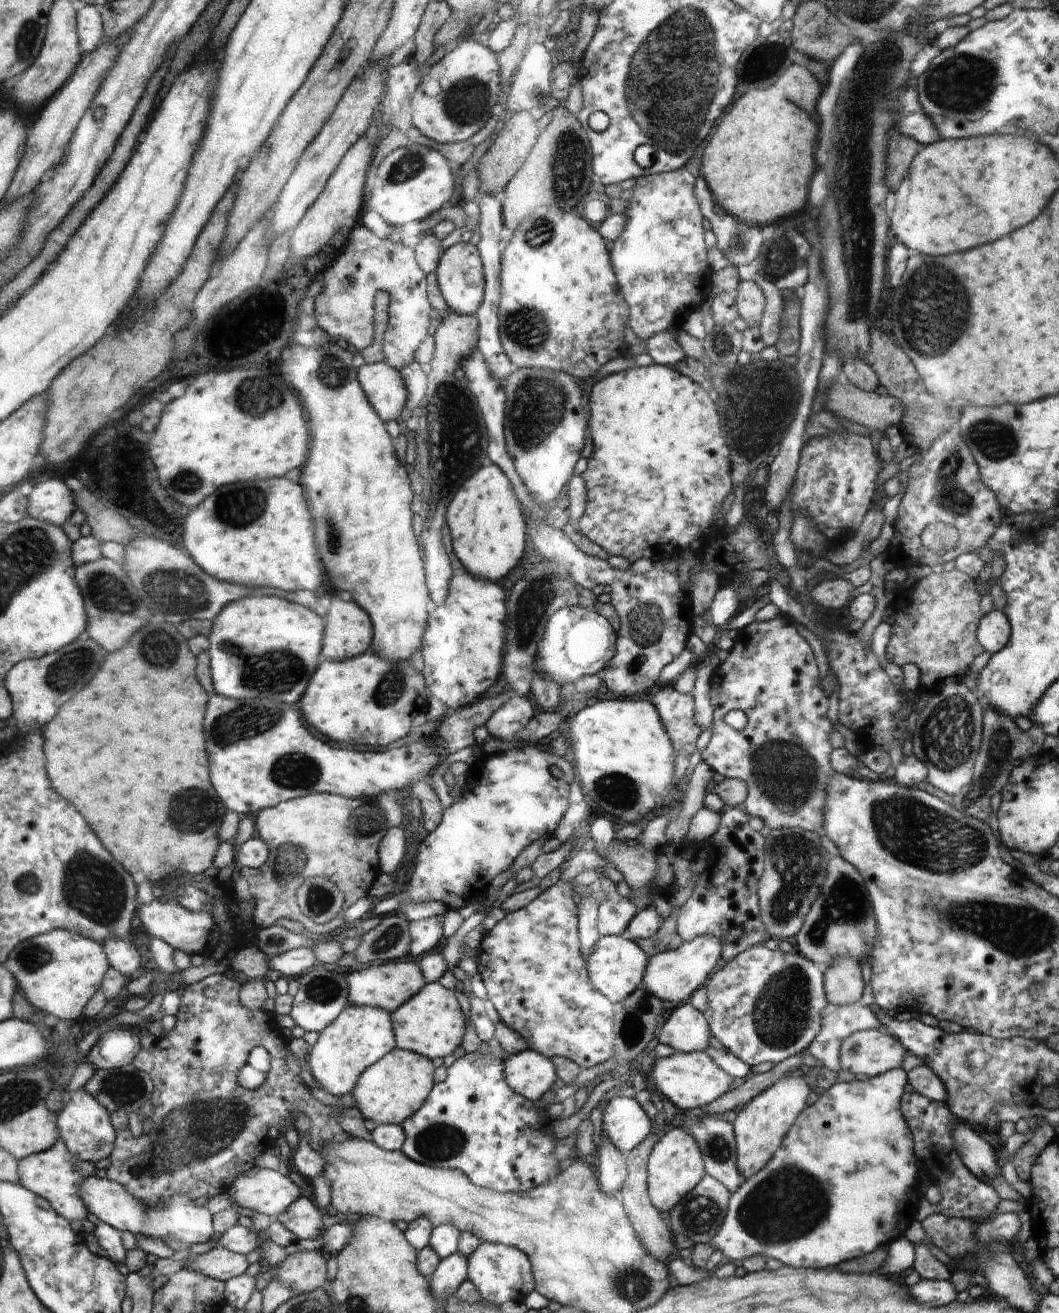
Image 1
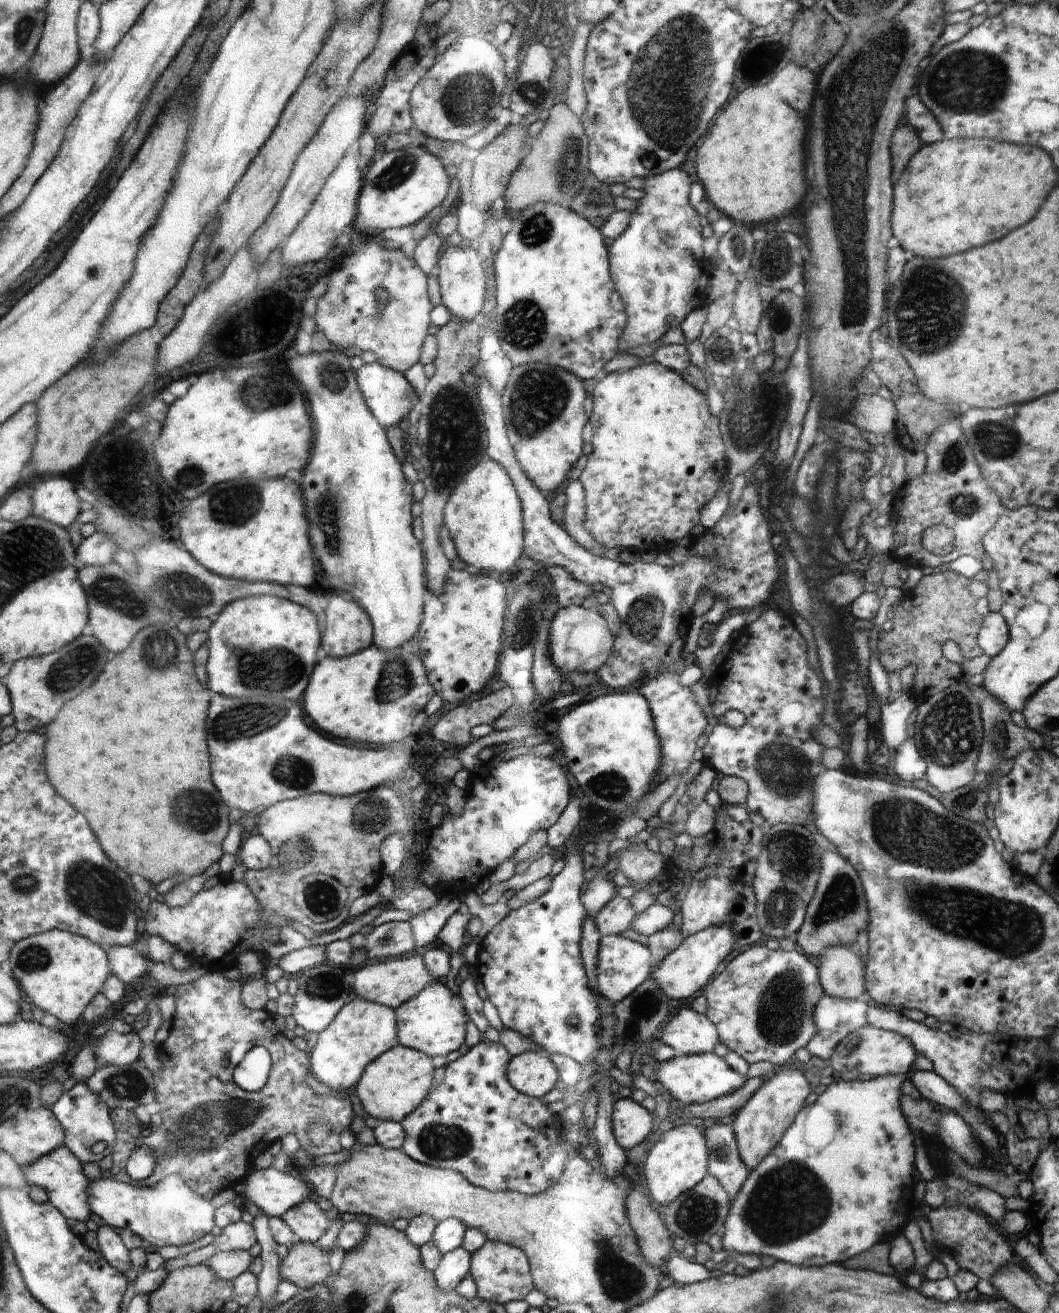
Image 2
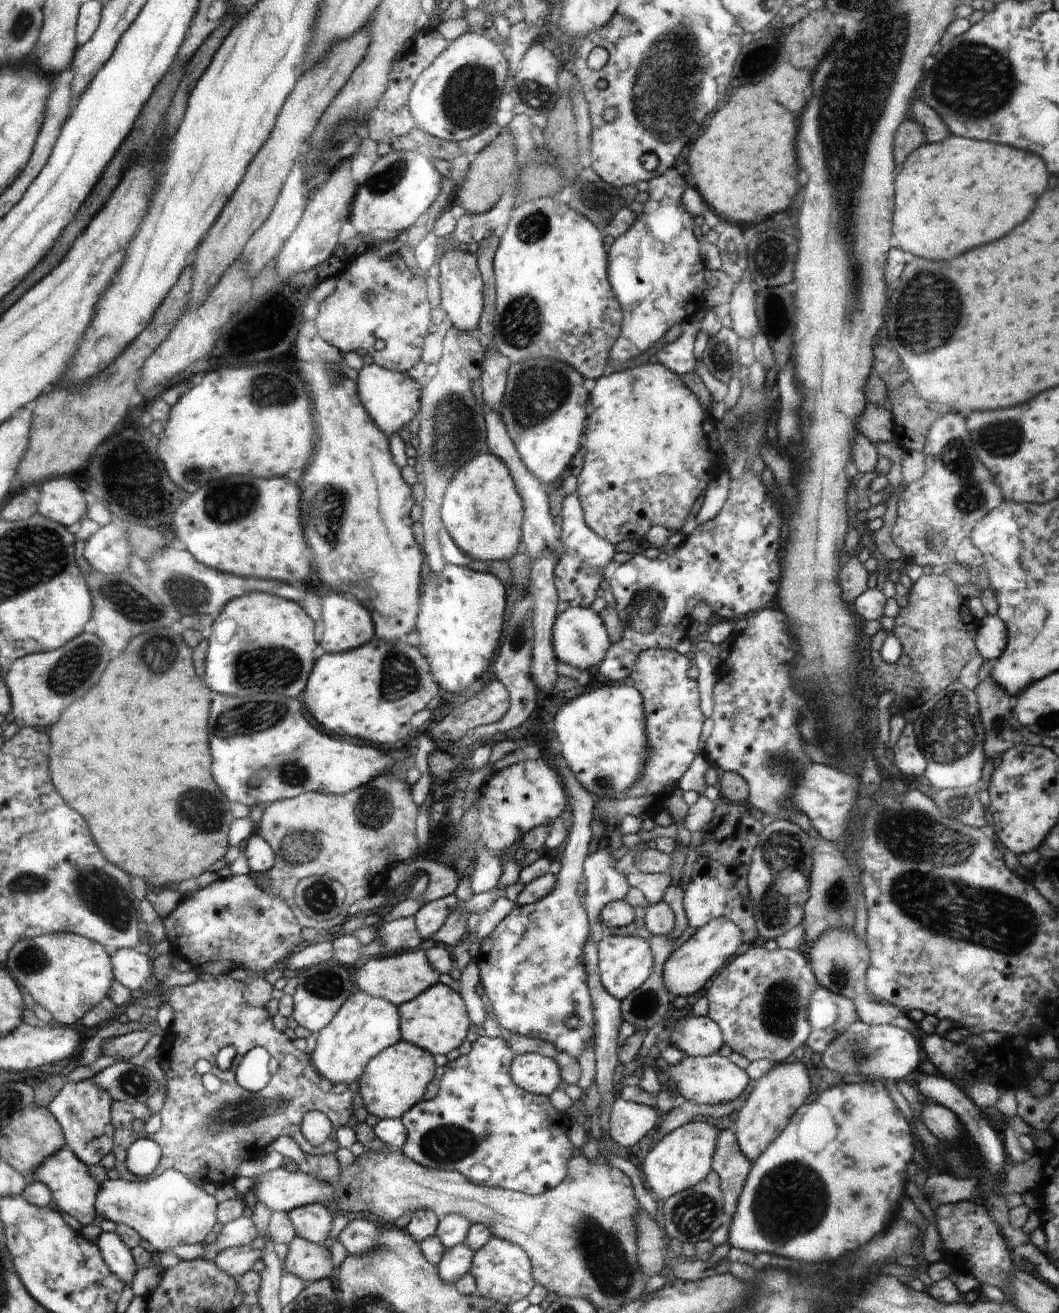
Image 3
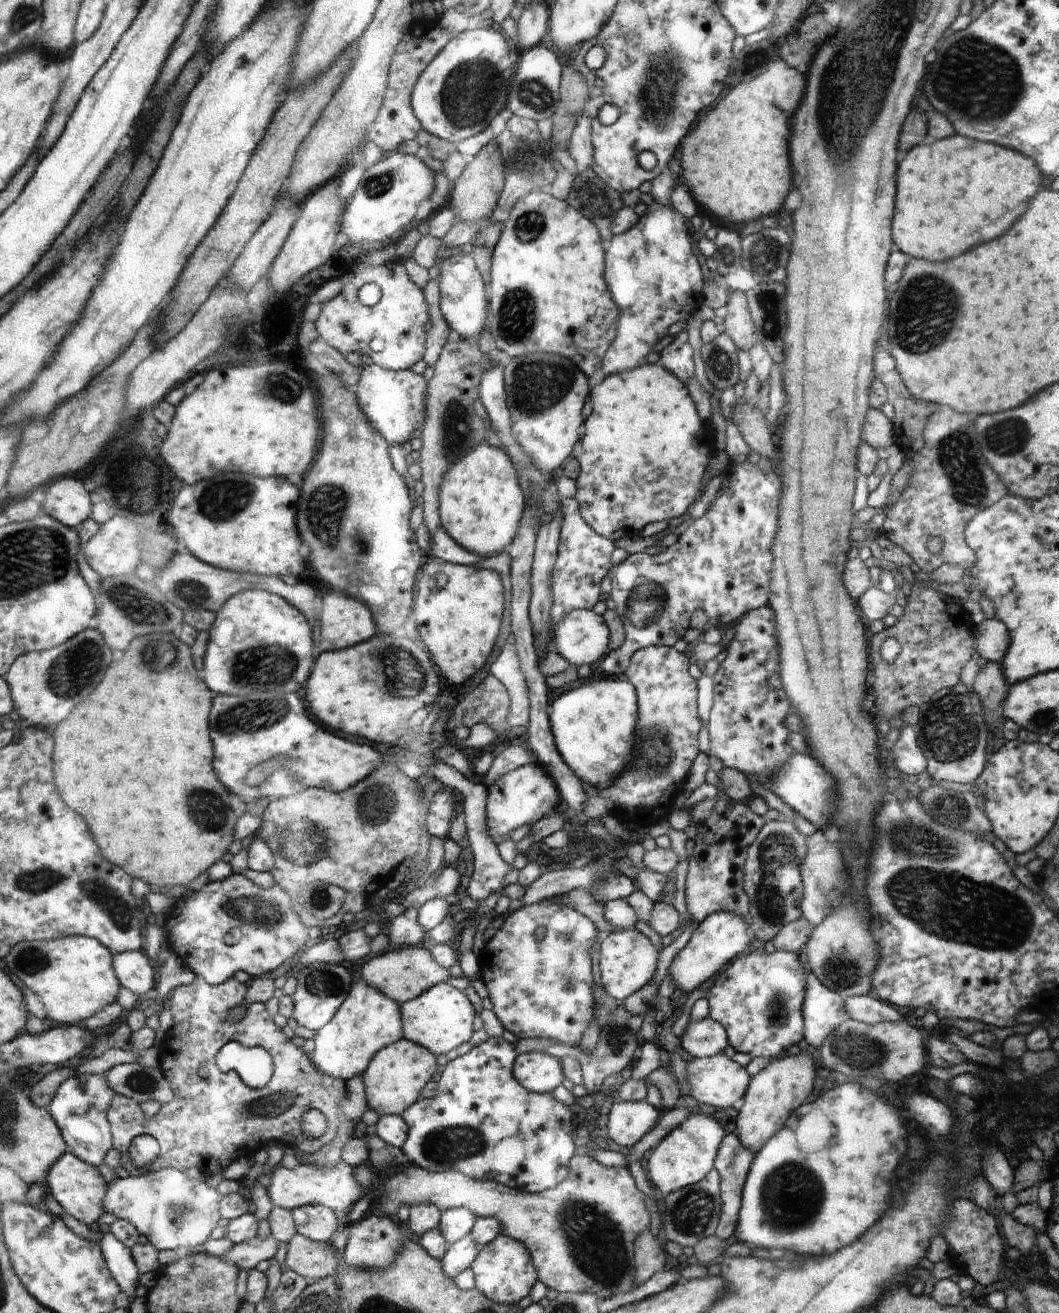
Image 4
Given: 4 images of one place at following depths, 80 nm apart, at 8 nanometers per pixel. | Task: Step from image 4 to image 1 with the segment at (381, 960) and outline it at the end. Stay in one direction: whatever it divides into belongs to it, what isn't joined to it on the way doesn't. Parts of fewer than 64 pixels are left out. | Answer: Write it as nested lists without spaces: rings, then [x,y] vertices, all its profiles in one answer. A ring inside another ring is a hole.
[[[409,957],[370,966],[370,968],[357,967],[352,969],[347,974],[347,983],[349,984],[348,1000],[350,1003],[362,1007],[382,1009],[391,1014],[415,994],[418,994],[427,980],[420,967],[419,959]]]

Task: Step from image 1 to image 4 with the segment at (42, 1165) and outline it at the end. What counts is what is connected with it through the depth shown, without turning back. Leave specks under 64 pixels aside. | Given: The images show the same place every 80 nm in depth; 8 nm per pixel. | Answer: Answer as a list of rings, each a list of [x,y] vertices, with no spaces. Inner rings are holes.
[[[71,1150],[59,1160],[58,1164],[50,1169],[49,1186],[59,1204],[68,1213],[71,1213],[86,1224],[97,1223],[100,1220],[100,1216],[107,1212],[105,1200],[109,1194],[111,1184],[104,1178],[99,1167],[82,1160]]]

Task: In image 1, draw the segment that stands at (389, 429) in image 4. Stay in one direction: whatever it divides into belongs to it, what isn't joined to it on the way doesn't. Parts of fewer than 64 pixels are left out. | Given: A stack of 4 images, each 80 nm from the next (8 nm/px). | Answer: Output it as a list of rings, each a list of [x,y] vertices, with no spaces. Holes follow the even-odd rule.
[[[365,363],[358,369],[358,380],[370,396],[370,404],[378,408],[378,416],[388,422],[400,416],[409,396],[401,372],[388,363]]]

